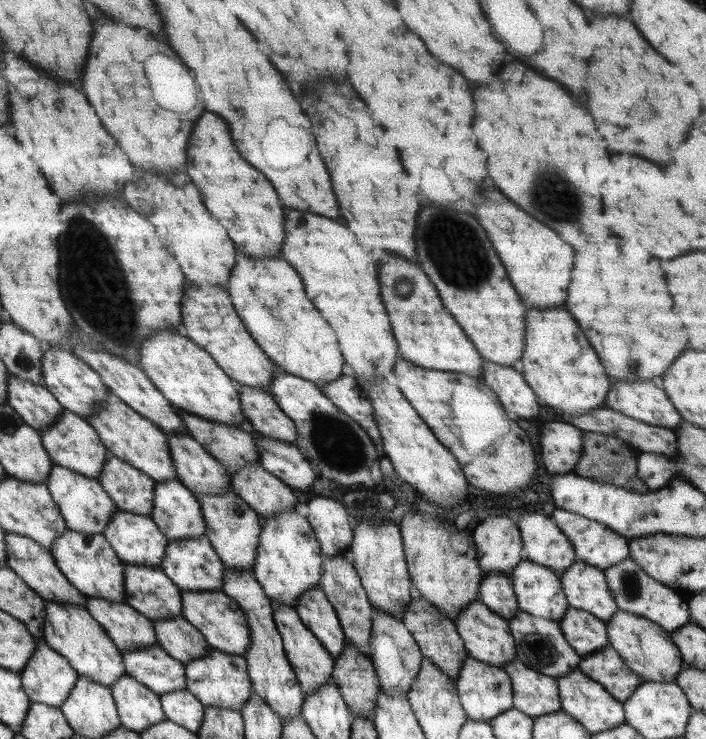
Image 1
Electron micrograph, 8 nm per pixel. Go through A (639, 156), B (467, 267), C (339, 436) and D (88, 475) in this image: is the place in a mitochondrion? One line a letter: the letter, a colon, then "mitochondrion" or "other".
A: other
B: mitochondrion
C: mitochondrion
D: other

